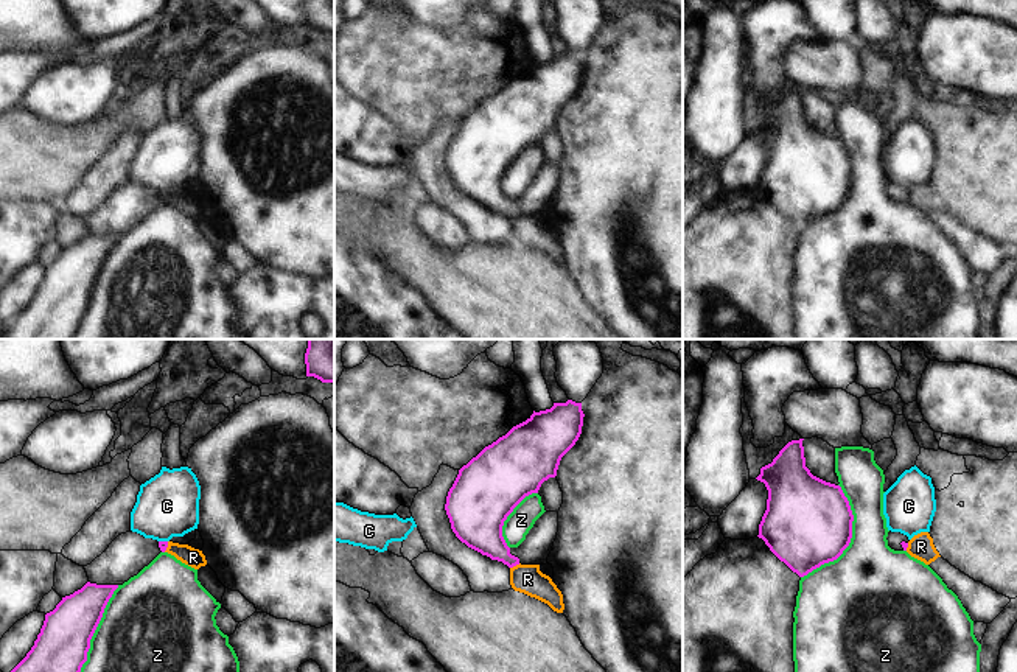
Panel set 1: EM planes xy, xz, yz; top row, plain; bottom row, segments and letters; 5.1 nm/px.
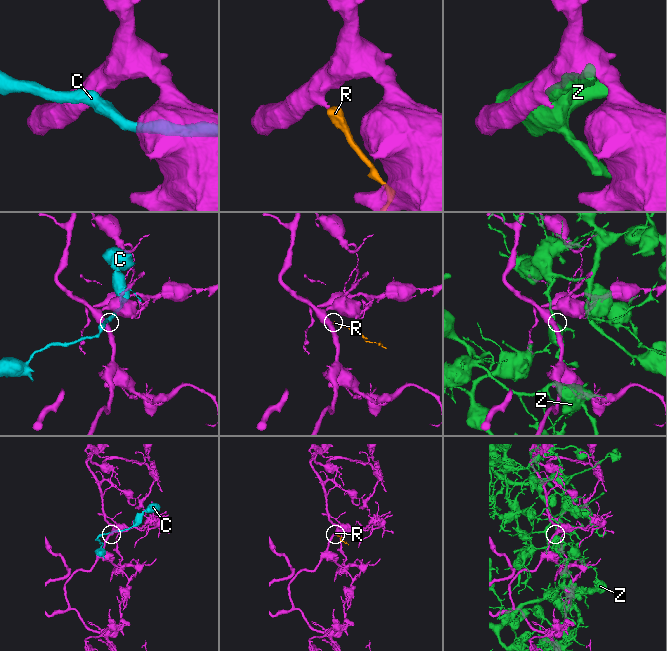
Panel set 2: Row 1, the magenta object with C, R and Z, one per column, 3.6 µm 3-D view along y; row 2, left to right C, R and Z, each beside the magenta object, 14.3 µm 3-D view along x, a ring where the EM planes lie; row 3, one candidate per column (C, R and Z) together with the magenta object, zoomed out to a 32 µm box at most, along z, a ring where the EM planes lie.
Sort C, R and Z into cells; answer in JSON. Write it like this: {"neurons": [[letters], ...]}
{"neurons": [["C"], ["R"], ["Z"]]}

